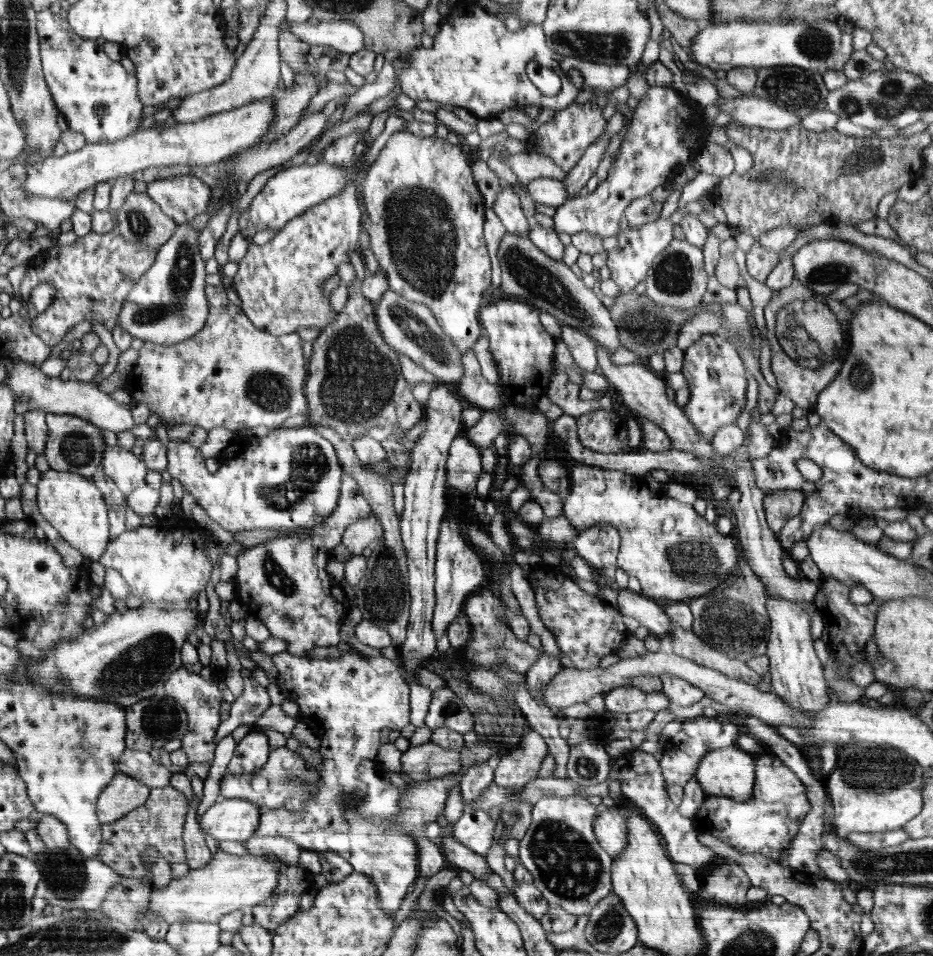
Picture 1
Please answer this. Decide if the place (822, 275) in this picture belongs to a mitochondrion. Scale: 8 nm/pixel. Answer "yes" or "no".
yes

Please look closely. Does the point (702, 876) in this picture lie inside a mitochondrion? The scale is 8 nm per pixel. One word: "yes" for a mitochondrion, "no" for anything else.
no

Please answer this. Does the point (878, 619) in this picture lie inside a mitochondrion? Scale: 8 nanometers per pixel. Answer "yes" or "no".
no

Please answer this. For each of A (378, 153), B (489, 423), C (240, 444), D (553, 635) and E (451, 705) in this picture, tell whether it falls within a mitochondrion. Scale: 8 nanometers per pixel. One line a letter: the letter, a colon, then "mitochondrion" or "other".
A: other
B: other
C: other
D: other
E: mitochondrion

